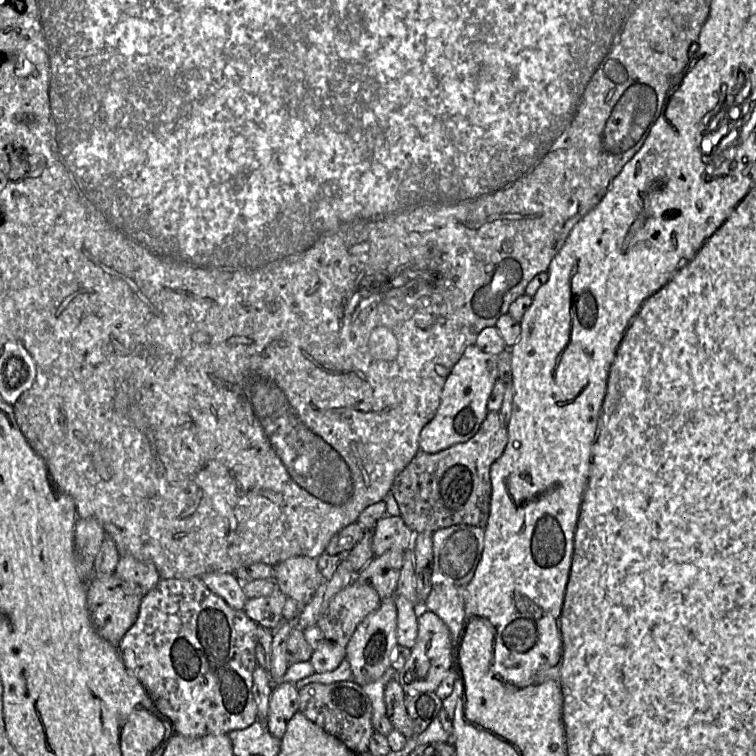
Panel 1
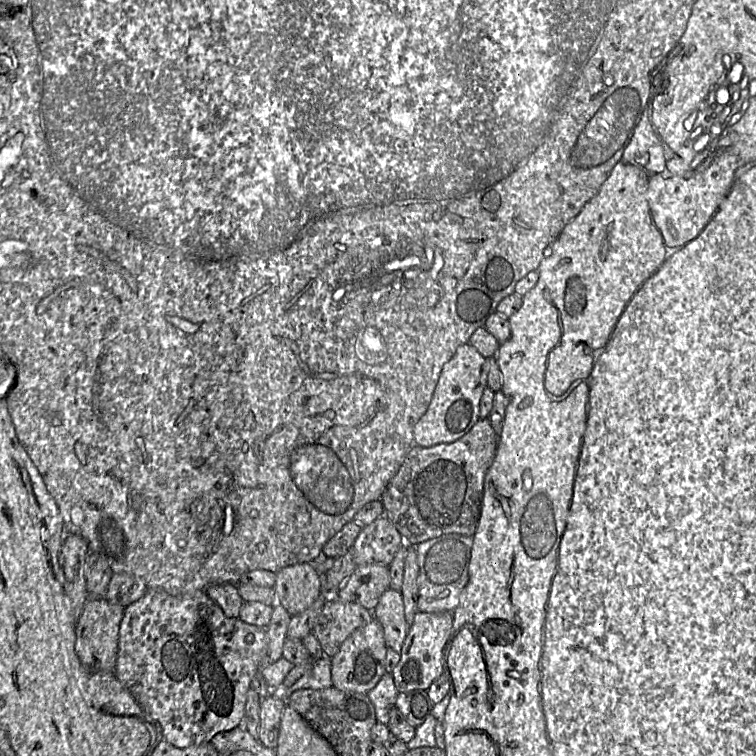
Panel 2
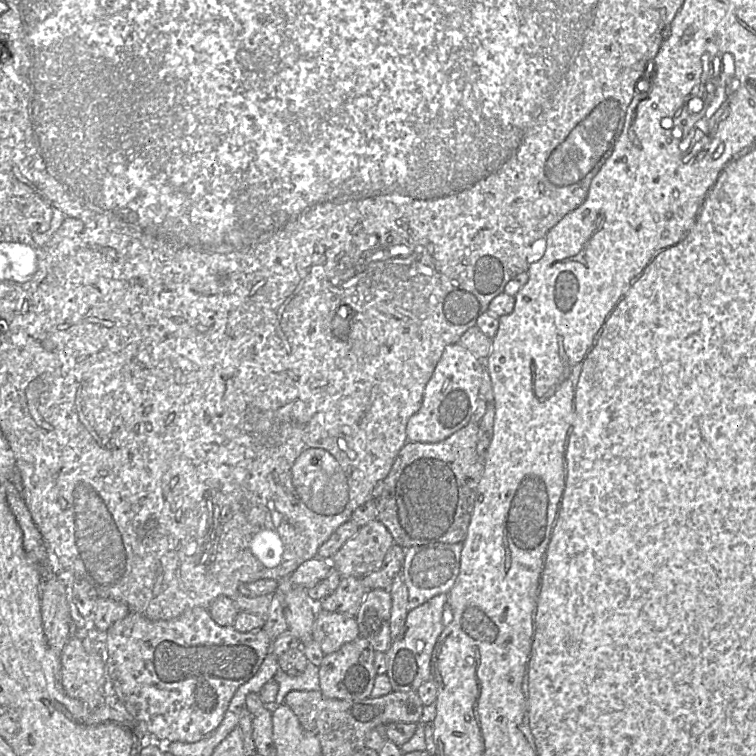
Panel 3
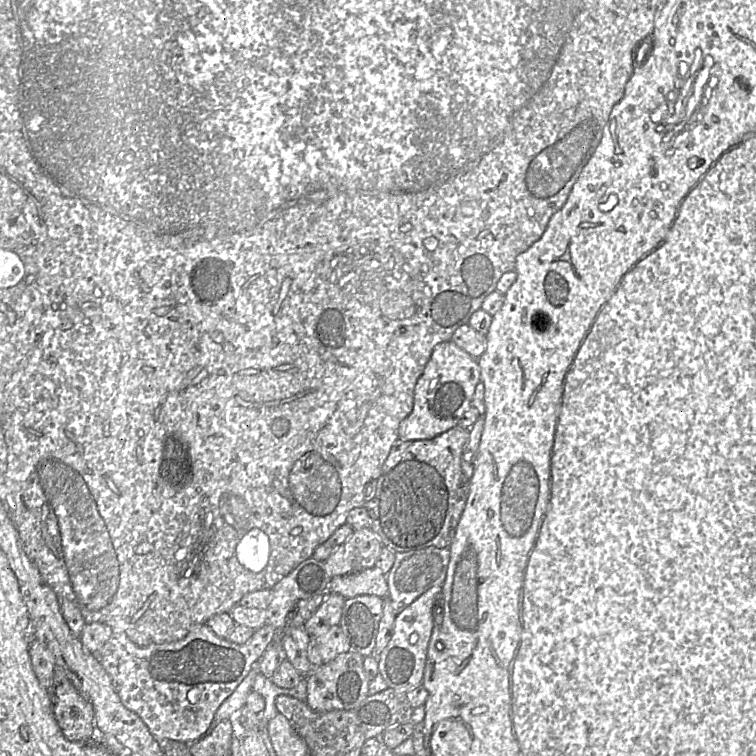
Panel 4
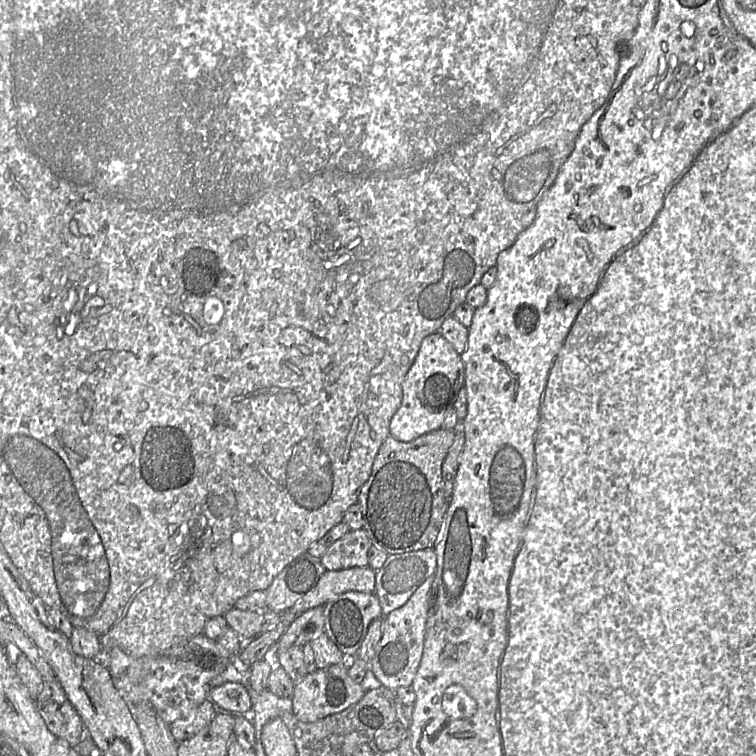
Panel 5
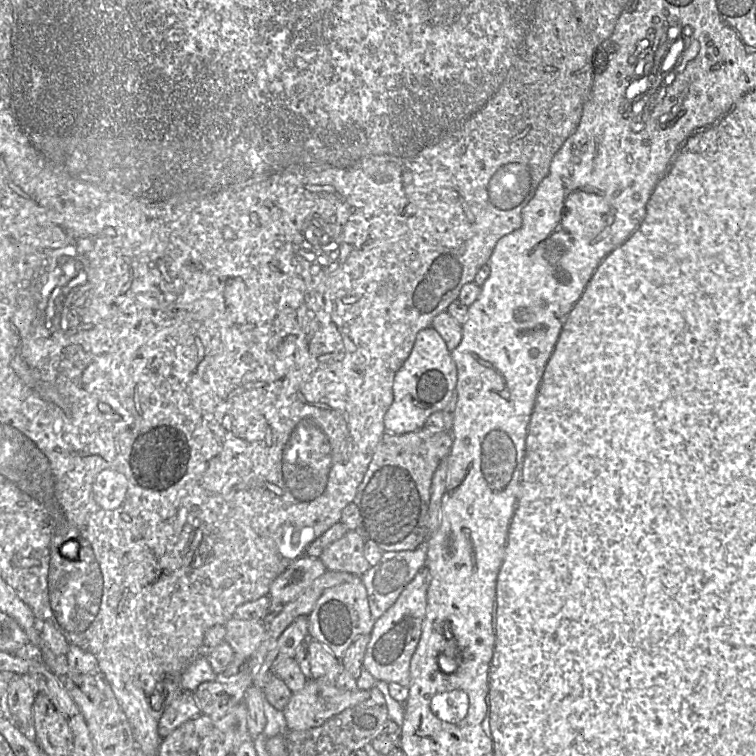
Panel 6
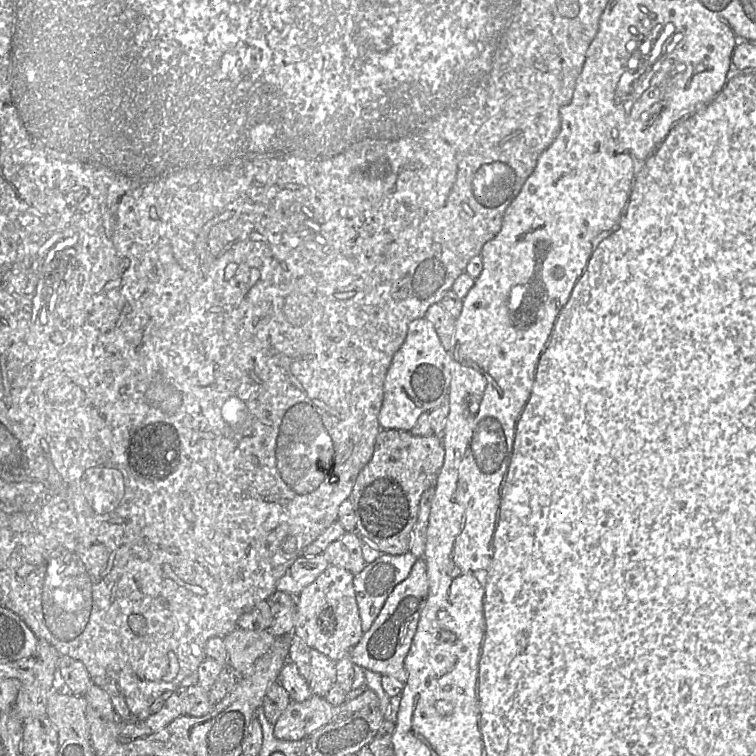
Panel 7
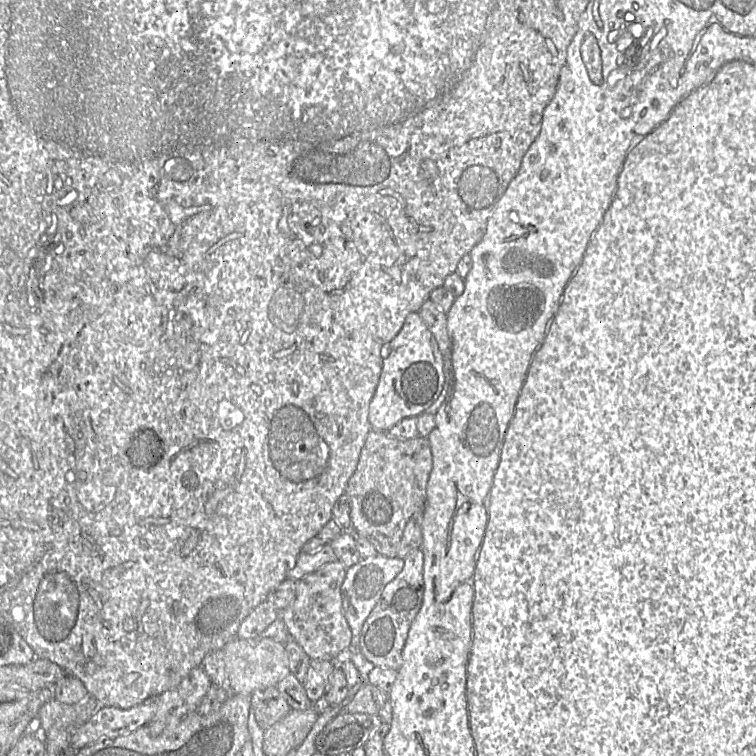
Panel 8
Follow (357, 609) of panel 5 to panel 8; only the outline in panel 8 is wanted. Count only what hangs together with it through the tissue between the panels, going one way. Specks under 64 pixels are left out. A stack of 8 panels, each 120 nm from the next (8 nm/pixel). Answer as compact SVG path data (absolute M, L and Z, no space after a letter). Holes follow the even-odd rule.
M340 561L330 562L297 582L293 602L281 616L291 639L295 640L311 659L334 659L350 647L352 632L345 617L342 600L342 585L347 567Z

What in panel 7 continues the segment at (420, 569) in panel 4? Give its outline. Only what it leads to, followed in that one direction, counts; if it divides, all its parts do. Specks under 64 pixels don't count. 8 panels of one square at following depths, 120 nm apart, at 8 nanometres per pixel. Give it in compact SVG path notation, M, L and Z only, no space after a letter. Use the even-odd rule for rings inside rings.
M407 552L400 555L381 554L354 575L354 589L364 633L379 615L393 589L405 580L418 557Z

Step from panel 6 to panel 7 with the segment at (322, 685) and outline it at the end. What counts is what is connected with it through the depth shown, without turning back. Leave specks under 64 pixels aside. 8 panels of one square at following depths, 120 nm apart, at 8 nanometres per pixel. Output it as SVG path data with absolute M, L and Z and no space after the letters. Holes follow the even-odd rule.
M370 688L340 705L332 705L325 697L313 694L303 702L290 702L274 724L274 735L280 740L297 741L308 737L338 715L366 706L379 706L377 694Z

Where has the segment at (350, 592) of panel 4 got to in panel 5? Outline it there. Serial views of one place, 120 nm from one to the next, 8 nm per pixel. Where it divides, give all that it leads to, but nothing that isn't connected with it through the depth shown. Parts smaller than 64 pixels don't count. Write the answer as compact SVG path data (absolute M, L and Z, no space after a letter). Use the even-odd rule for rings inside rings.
M369 566L326 570L314 589L296 602L289 612L300 615L349 591L374 593L375 582L376 571Z

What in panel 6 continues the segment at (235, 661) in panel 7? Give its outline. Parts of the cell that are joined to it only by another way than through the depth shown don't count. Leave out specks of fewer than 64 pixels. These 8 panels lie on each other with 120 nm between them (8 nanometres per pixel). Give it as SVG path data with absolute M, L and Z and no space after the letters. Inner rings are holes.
M232 616L225 624L224 640L232 647L234 654L250 658L265 637L266 626L262 621L243 620Z

